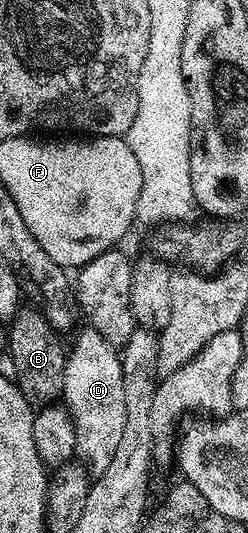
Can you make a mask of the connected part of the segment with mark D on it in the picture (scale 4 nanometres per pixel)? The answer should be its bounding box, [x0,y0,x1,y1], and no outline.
[61,326,124,474]

